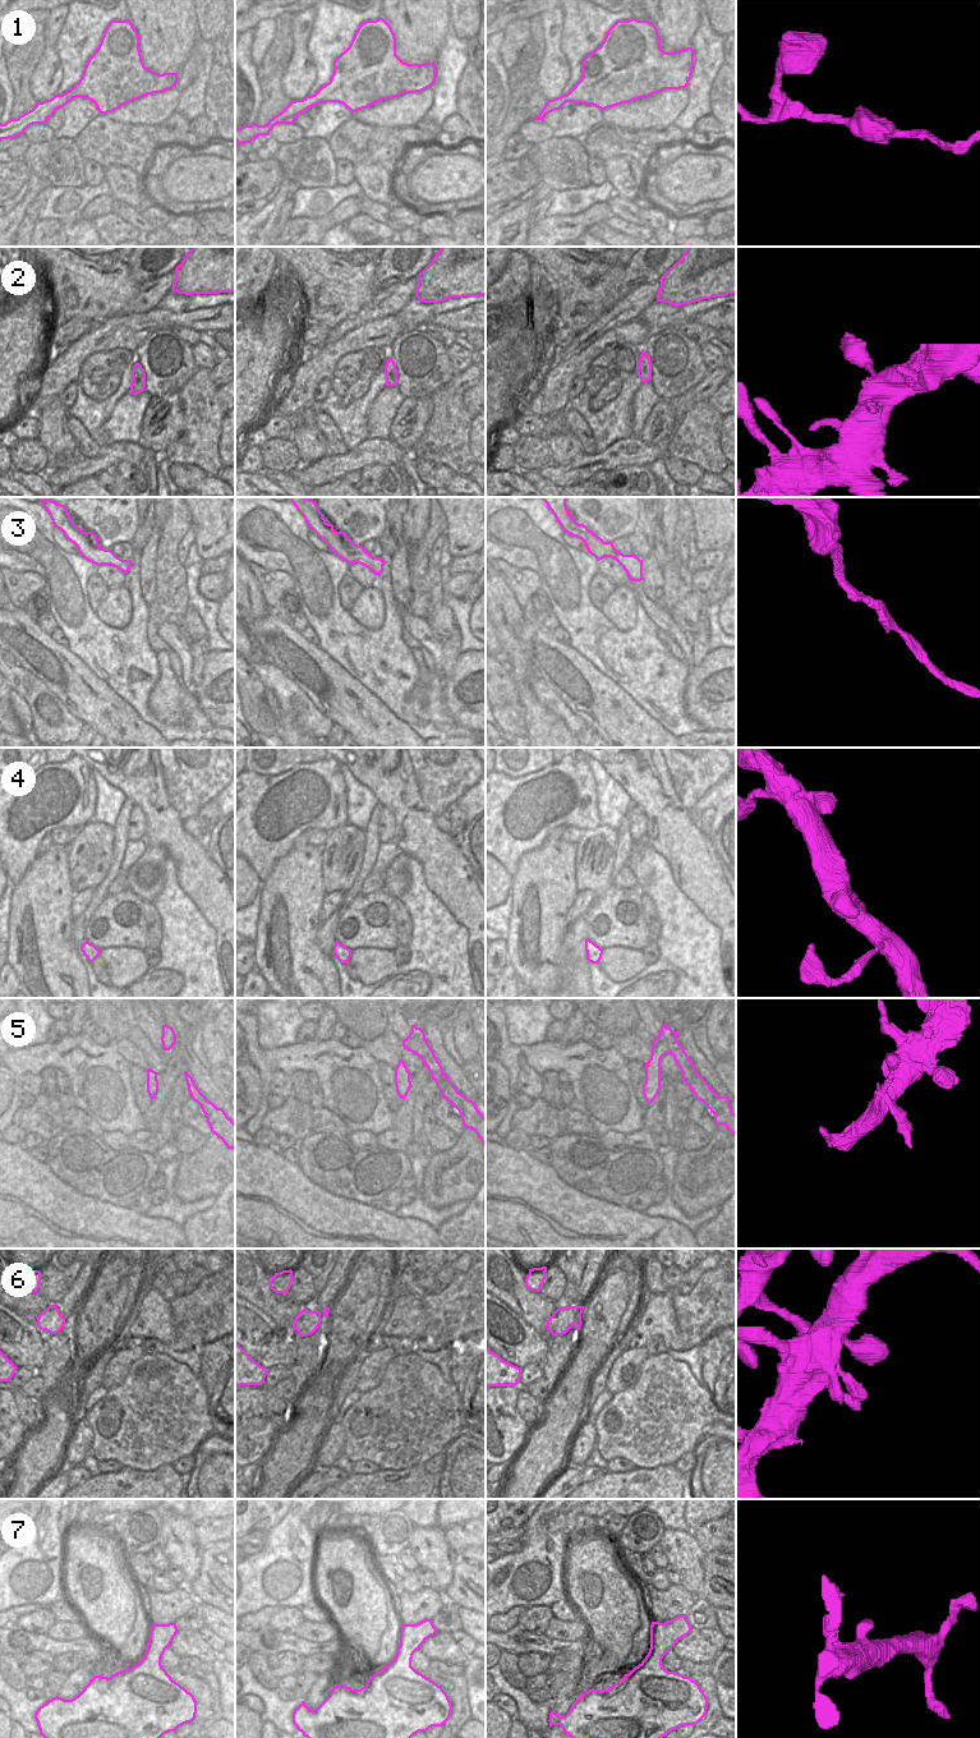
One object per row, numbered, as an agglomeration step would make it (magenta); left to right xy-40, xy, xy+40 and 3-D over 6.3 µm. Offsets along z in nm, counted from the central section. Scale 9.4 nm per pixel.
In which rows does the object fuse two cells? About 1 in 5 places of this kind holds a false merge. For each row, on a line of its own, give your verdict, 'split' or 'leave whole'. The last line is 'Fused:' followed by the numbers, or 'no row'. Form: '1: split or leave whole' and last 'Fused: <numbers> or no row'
1: leave whole
2: leave whole
3: leave whole
4: leave whole
5: split
6: leave whole
7: leave whole
Fused: 5

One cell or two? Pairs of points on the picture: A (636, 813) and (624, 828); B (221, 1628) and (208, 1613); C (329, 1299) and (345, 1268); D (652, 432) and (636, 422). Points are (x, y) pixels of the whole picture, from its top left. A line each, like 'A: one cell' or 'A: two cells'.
A: two cells
B: one cell
C: one cell
D: two cells

